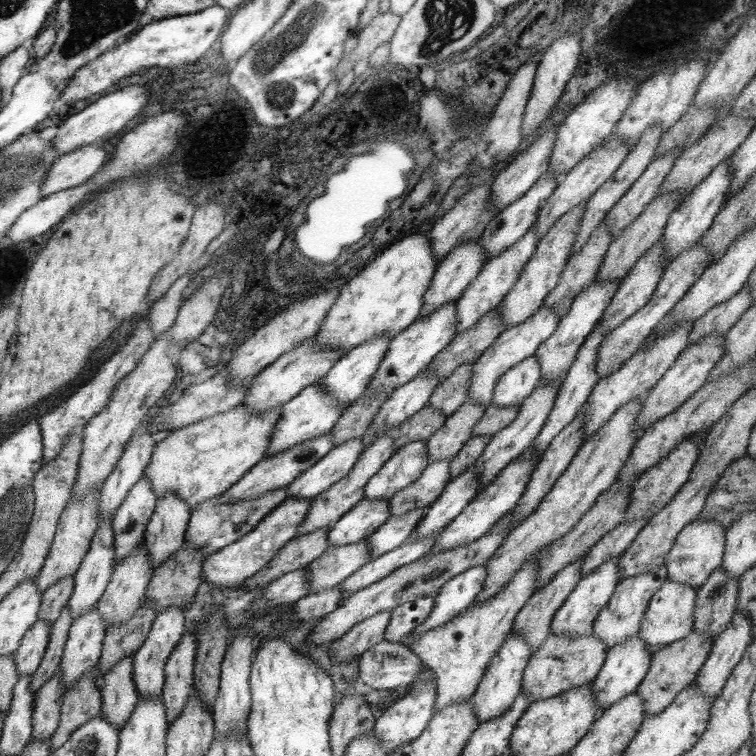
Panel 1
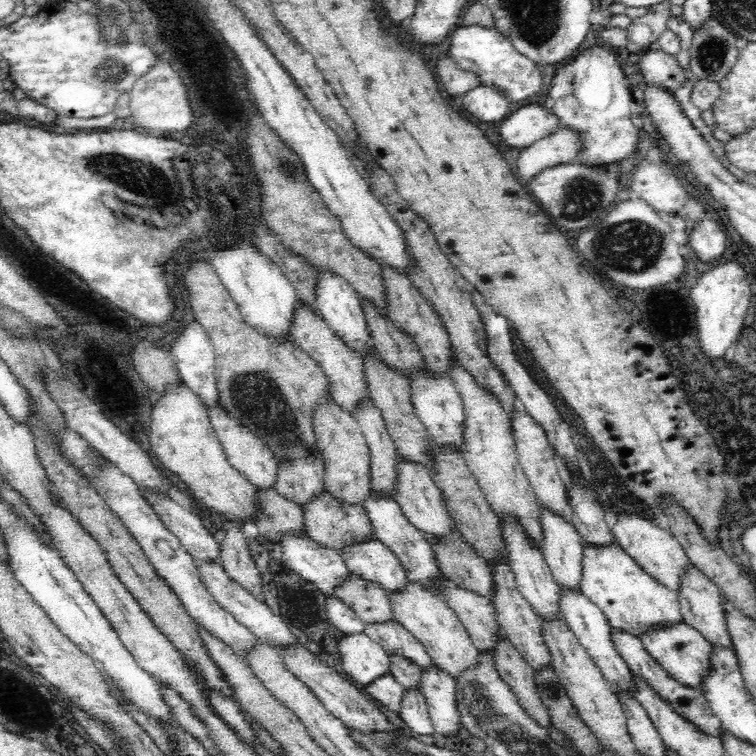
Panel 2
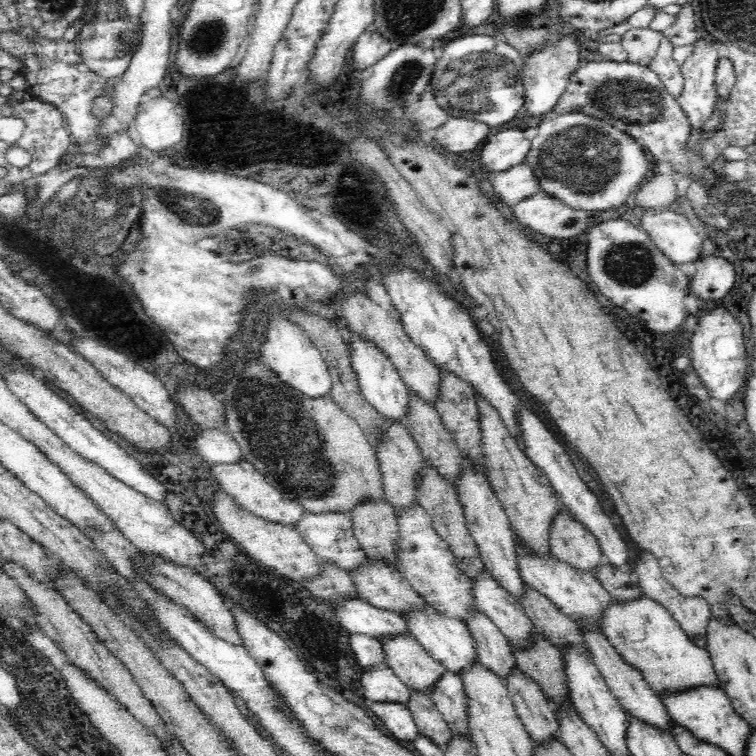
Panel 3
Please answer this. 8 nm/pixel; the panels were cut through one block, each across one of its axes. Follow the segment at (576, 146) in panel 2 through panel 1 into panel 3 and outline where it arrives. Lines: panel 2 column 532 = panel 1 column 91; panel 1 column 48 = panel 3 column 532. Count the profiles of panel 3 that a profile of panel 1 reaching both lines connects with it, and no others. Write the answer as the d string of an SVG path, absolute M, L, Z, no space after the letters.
M526 162L513 166L504 172L490 175L490 182L495 196L500 198L500 204L514 206L521 200L526 200L532 194L540 192L538 178Z

